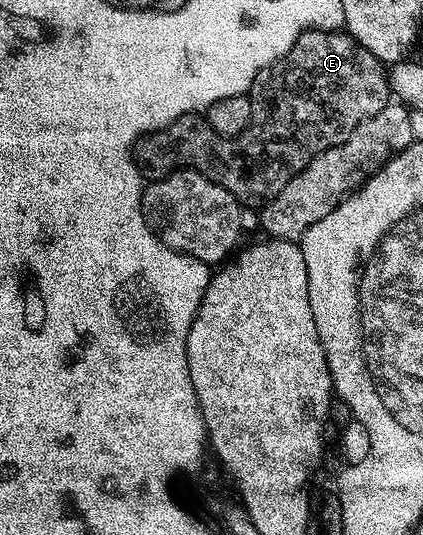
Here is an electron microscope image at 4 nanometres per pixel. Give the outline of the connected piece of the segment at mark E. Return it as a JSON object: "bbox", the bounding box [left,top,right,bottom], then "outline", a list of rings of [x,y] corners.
{"bbox":[136,29,392,207],"outline":[[[305,29],[296,39],[296,43],[292,43],[290,50],[279,61],[264,67],[258,72],[256,79],[250,85],[248,96],[252,103],[252,119],[250,120],[250,126],[236,138],[231,139],[216,135],[216,131],[212,131],[212,127],[206,121],[205,116],[197,113],[185,113],[183,117],[176,119],[166,128],[157,129],[155,133],[147,133],[136,146],[137,160],[142,163],[150,161],[150,165],[143,164],[141,166],[140,172],[143,178],[147,182],[159,181],[170,173],[177,173],[179,169],[194,169],[200,175],[212,179],[212,183],[227,189],[238,200],[239,205],[243,207],[249,207],[249,205],[261,207],[276,195],[280,195],[280,191],[284,191],[284,187],[288,182],[297,173],[304,171],[304,167],[308,167],[308,163],[312,163],[312,159],[316,159],[316,155],[344,143],[348,139],[348,135],[352,135],[352,131],[356,131],[356,127],[363,119],[372,119],[372,115],[376,115],[376,111],[384,111],[384,107],[391,104],[392,101],[387,66],[380,59],[376,59],[376,55],[372,55],[372,51],[368,51],[356,38],[351,37],[349,33],[342,29]]]}

